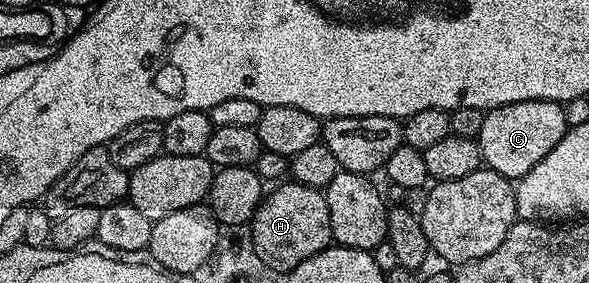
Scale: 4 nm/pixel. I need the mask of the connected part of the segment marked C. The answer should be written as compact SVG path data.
M556 100L512 102L508 106L491 108L486 112L477 138L482 163L507 180L517 182L552 150L552 146L556 146L556 142L560 142L560 138L564 138L567 127L564 107Z

